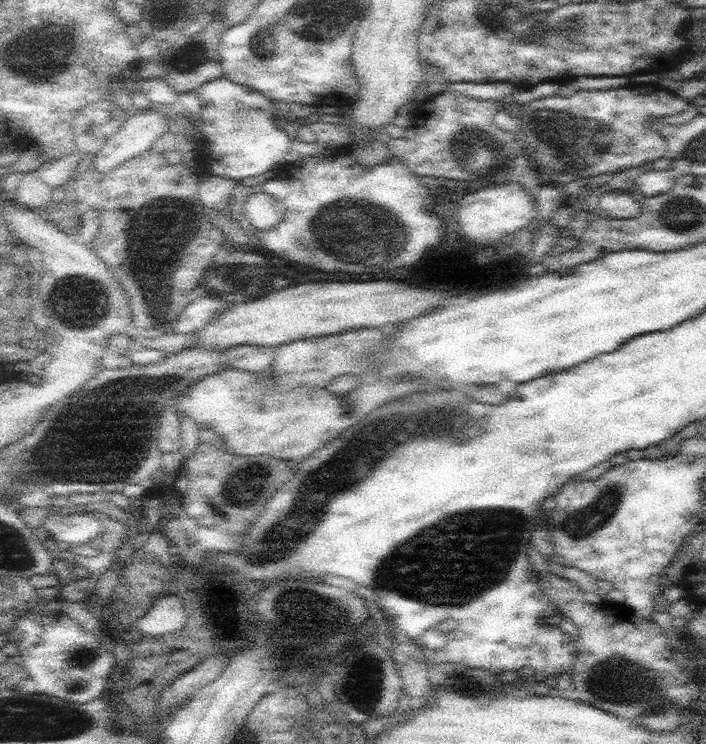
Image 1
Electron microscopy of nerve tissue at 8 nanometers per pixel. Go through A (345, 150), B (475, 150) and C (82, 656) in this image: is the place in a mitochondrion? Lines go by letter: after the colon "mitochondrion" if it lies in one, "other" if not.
A: other
B: mitochondrion
C: mitochondrion

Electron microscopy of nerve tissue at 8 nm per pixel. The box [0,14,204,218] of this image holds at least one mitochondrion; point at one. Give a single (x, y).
(48, 53)

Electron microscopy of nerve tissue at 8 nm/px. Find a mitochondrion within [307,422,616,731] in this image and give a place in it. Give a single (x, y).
(450, 565)

